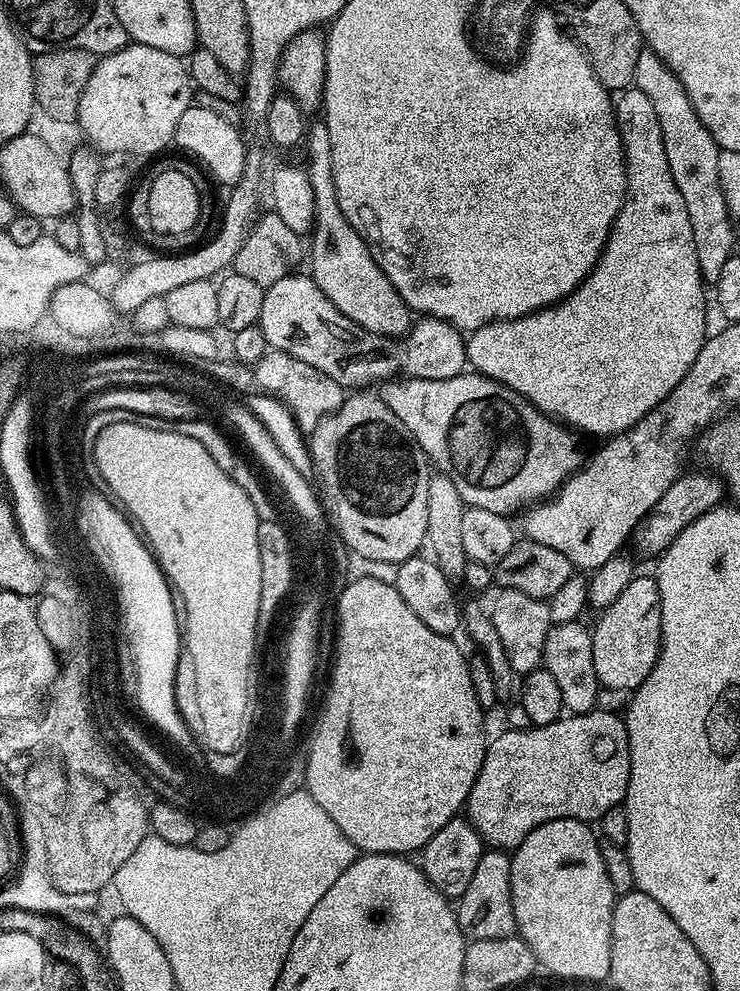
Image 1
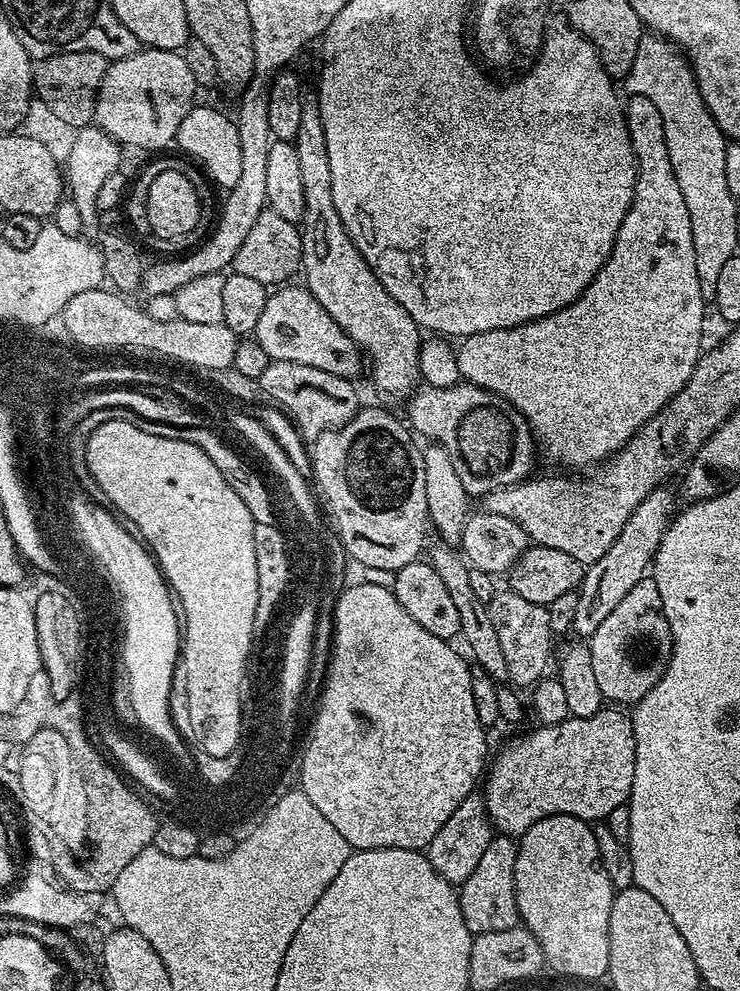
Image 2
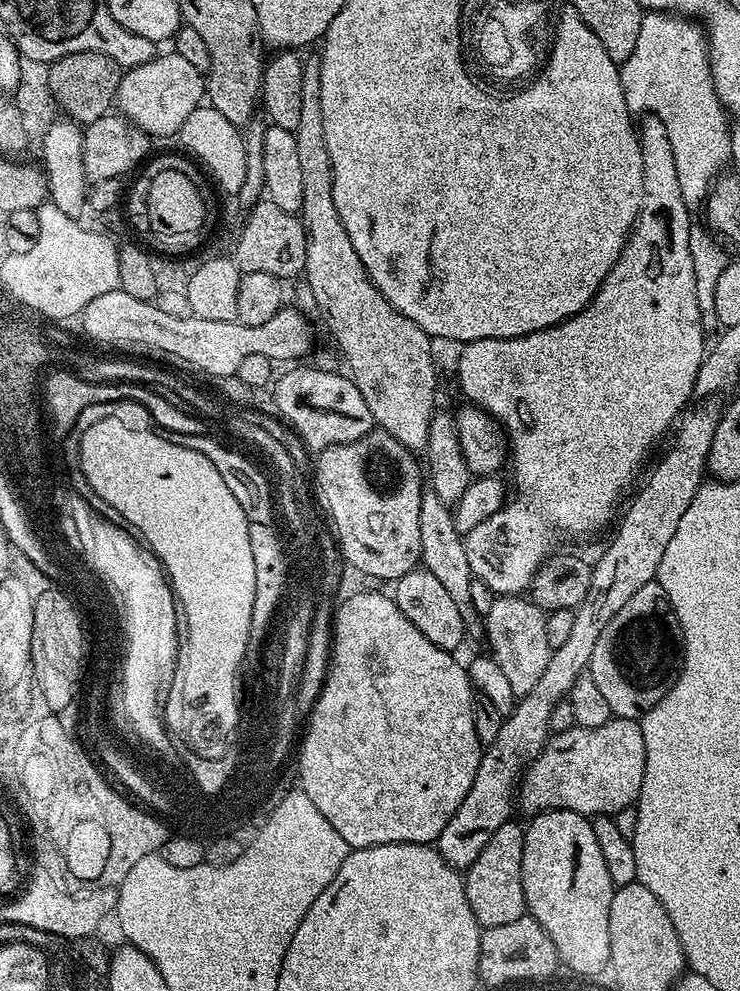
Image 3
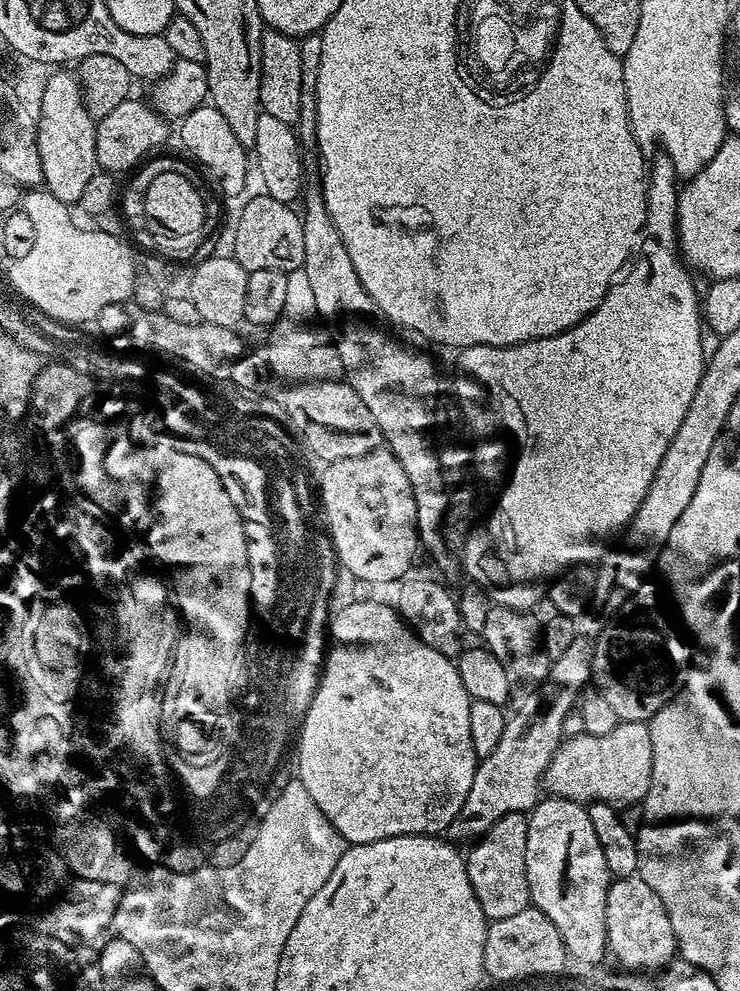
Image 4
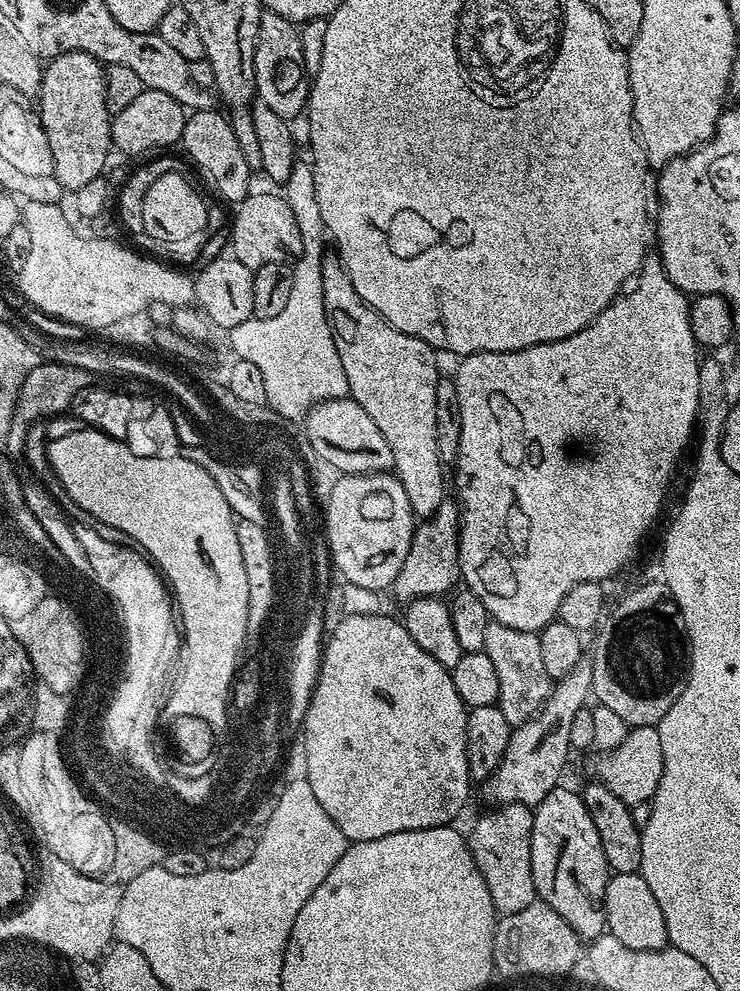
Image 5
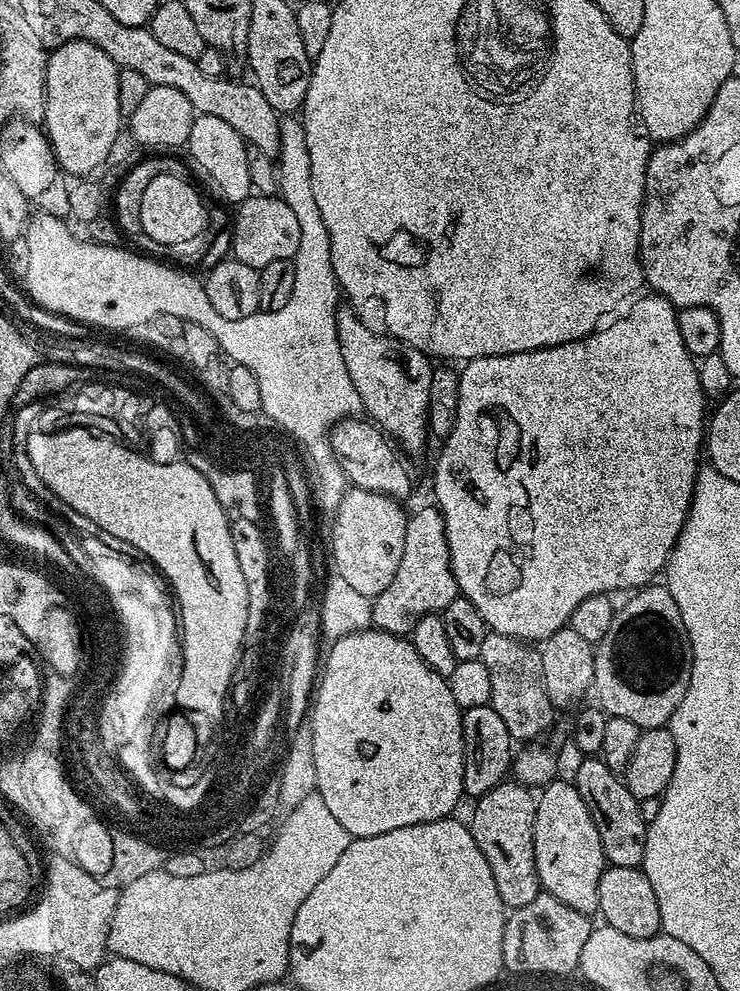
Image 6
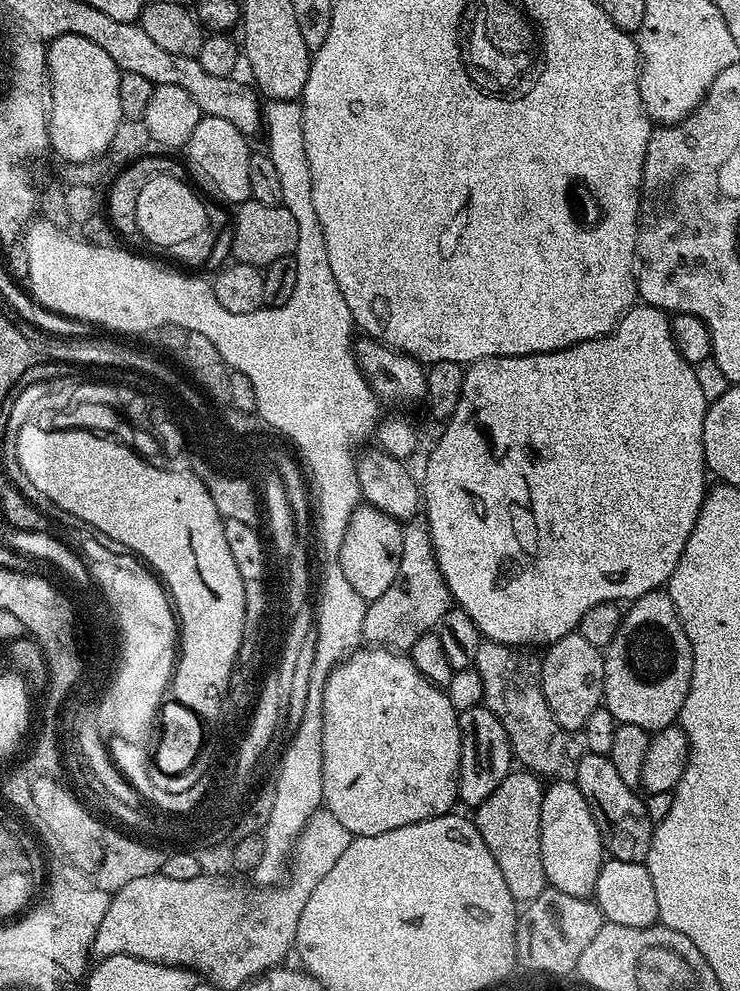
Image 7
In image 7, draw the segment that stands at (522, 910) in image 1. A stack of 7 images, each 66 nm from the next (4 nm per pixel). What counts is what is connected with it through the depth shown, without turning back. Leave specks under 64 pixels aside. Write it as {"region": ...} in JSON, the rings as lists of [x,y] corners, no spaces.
{"region":[[[553,779],[544,789],[542,822],[540,823],[542,866],[546,869],[546,878],[551,887],[562,890],[562,894],[574,894],[588,898],[595,893],[600,867],[606,859],[604,843],[598,834],[594,814],[590,814],[590,806],[586,806],[586,798],[582,798],[582,790],[578,790],[578,786],[571,779],[564,779]]]}

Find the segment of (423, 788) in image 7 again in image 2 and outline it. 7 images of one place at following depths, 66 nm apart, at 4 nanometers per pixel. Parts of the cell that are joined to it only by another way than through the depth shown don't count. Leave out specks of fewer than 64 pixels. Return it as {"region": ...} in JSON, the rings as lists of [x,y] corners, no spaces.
{"region":[[[365,582],[349,583],[337,597],[336,614],[334,617],[334,639],[332,641],[332,654],[326,673],[324,684],[324,697],[320,700],[320,709],[316,712],[316,721],[312,724],[312,733],[303,745],[304,757],[301,758],[301,780],[299,791],[314,802],[314,807],[326,817],[326,822],[346,838],[346,842],[353,849],[365,848],[415,848],[427,849],[428,843],[442,830],[446,818],[462,806],[467,796],[473,795],[481,783],[486,772],[488,756],[488,740],[484,737],[485,725],[478,722],[478,710],[474,710],[474,694],[470,690],[470,674],[472,668],[469,661],[459,656],[452,649],[453,645],[442,638],[434,638],[430,630],[425,630],[402,610],[402,602],[392,593],[390,588],[383,588]]]}

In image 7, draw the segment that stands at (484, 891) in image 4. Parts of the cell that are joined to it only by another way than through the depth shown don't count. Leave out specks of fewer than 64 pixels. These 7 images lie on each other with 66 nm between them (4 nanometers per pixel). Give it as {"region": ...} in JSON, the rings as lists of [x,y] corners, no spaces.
{"region":[[[513,770],[506,778],[502,778],[502,786],[498,786],[498,790],[494,790],[494,794],[490,794],[490,798],[486,798],[486,802],[482,802],[474,812],[476,829],[482,834],[486,846],[490,846],[490,854],[494,854],[494,862],[498,862],[498,870],[502,870],[502,878],[506,878],[506,886],[510,886],[510,894],[518,902],[538,898],[538,894],[542,894],[544,889],[549,887],[546,869],[542,866],[542,842],[540,841],[544,789],[545,785],[536,773]]]}

